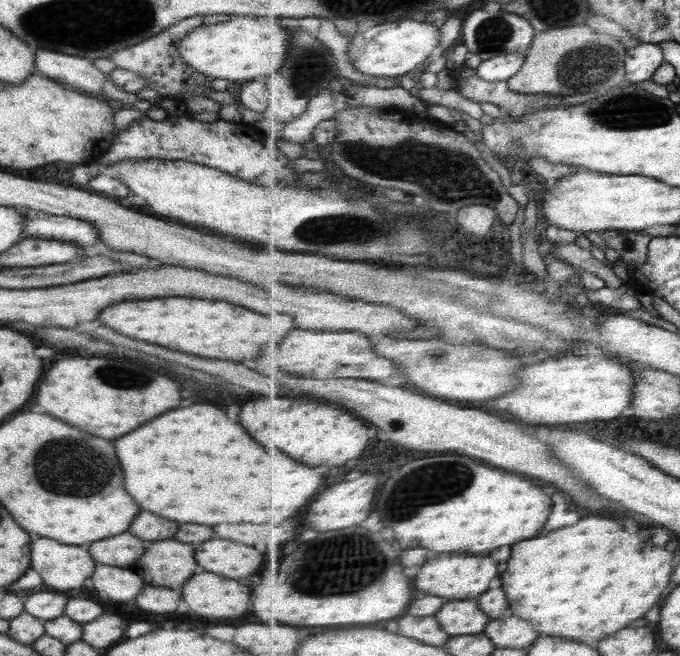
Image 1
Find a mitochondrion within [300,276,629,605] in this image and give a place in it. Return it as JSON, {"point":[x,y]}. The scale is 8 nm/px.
{"point":[446,486]}

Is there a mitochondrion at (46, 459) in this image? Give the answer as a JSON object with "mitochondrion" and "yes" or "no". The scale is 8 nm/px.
{"mitochondrion":"yes"}

